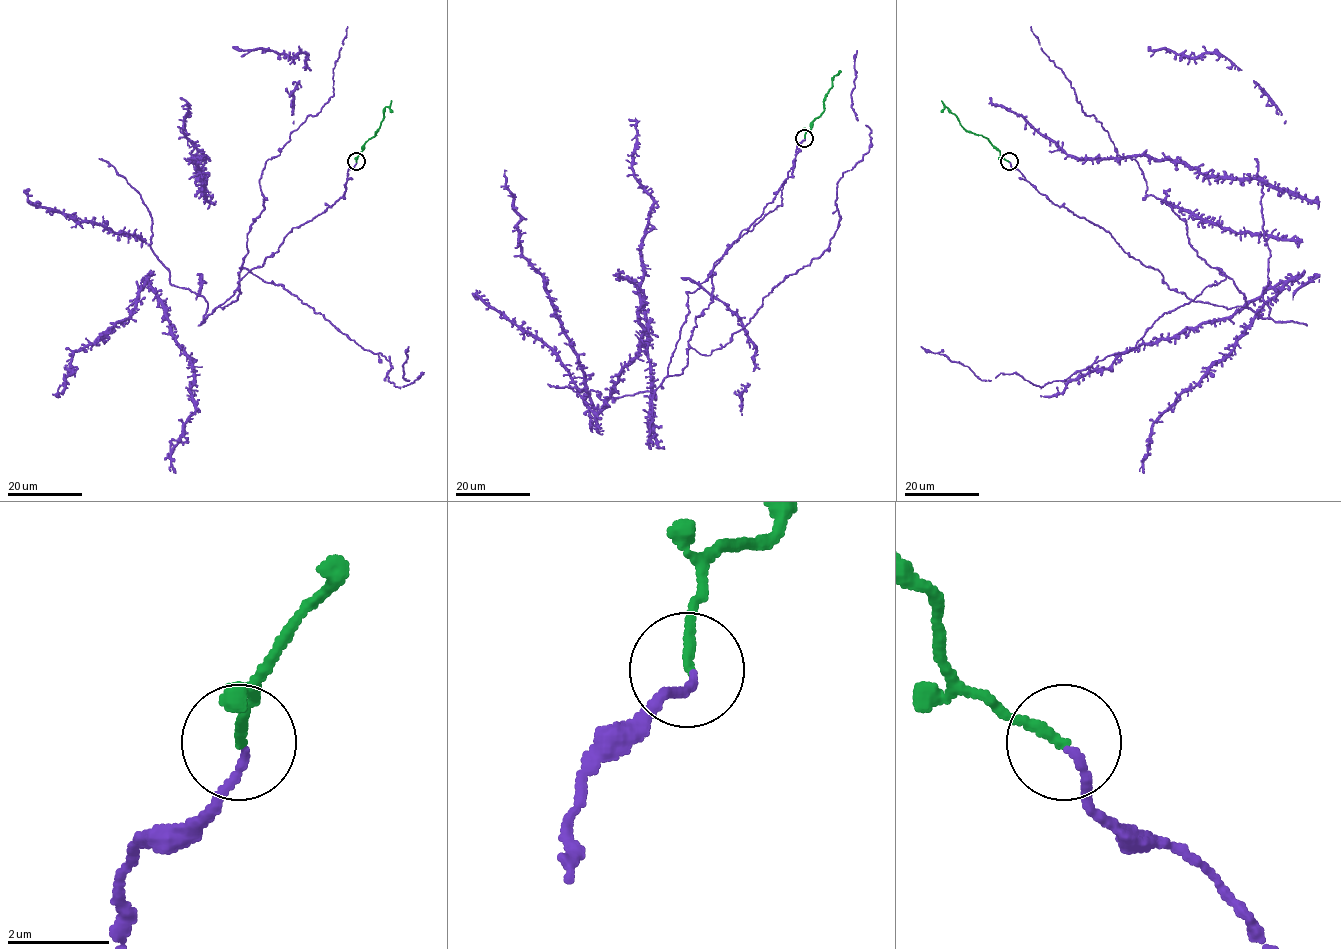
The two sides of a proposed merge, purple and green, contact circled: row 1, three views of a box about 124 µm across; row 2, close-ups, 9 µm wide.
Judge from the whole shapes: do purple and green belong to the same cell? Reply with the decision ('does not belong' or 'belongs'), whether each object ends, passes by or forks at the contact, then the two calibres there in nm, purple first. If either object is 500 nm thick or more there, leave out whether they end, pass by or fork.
belongs; purple ends; green ends; calibres 150 and 200 nm

